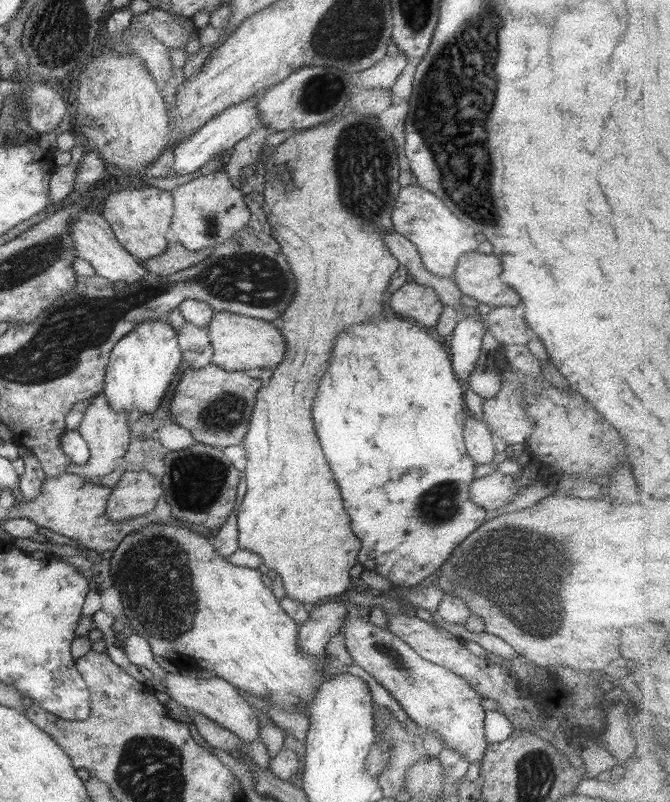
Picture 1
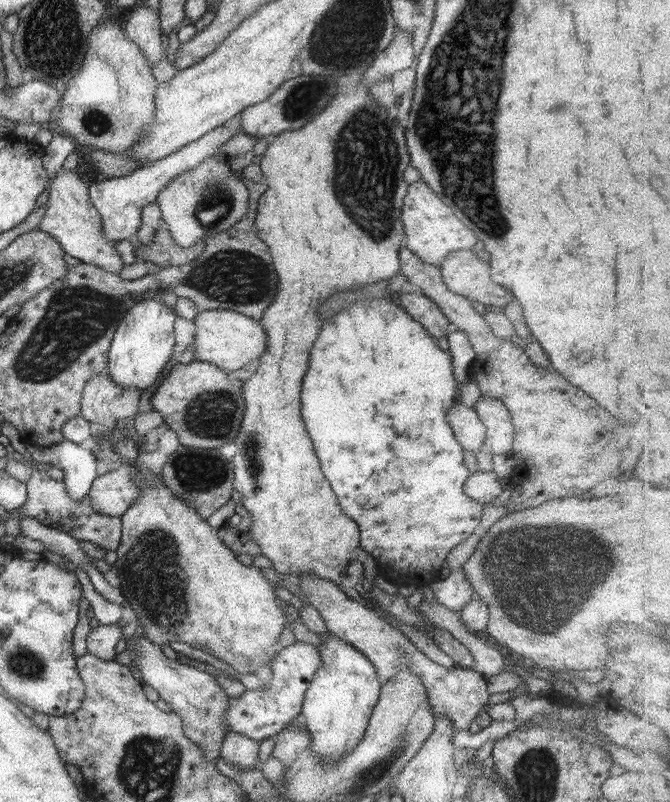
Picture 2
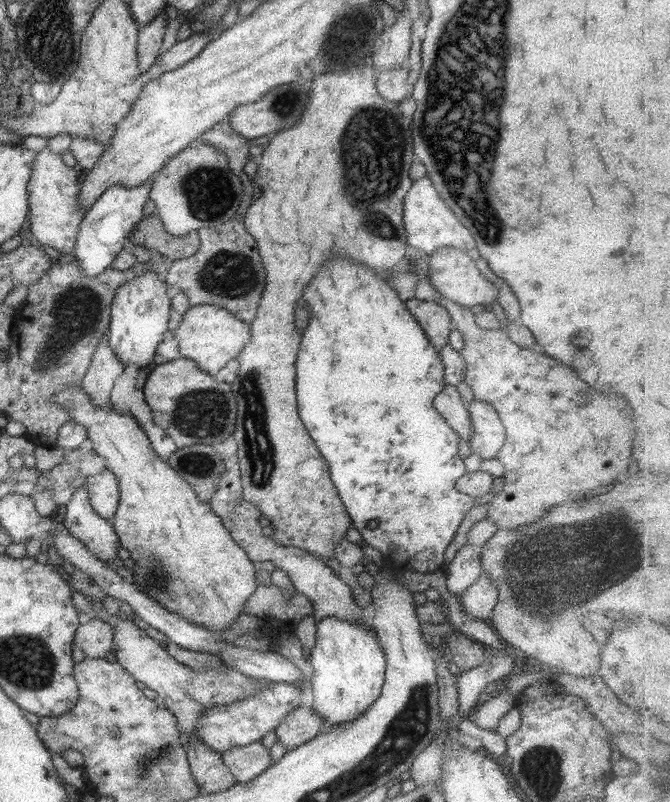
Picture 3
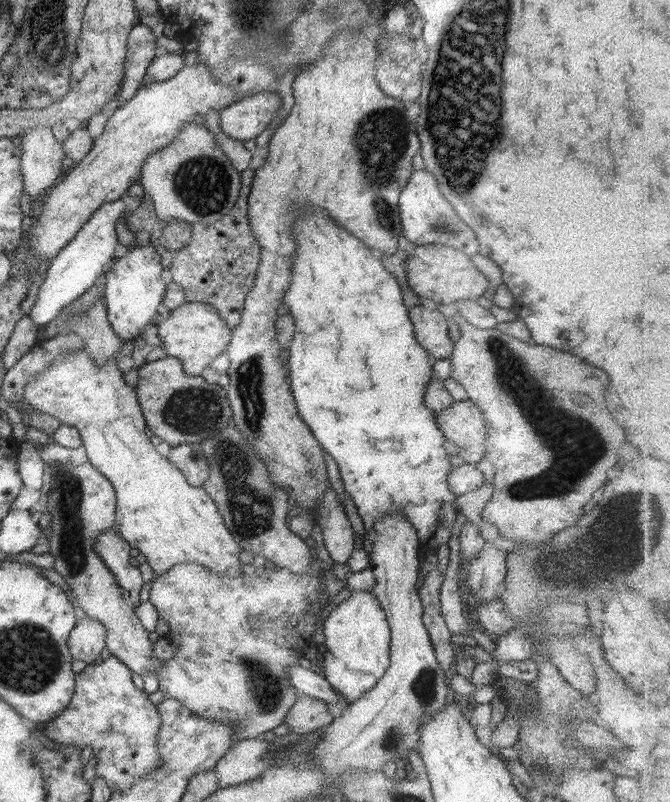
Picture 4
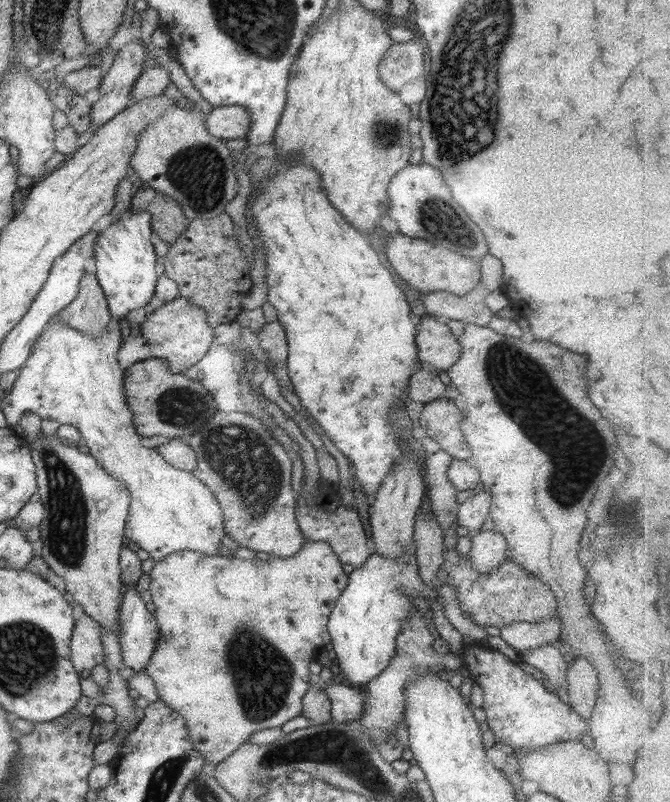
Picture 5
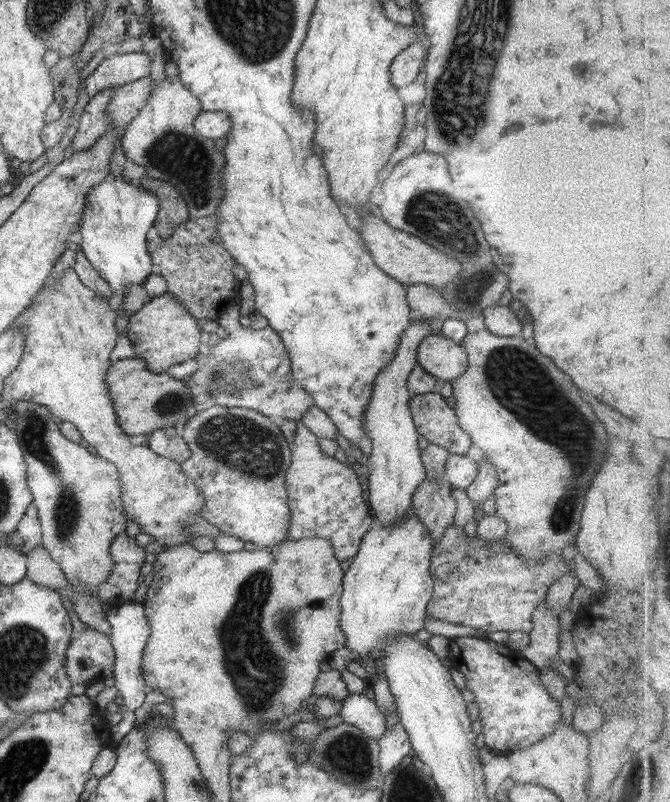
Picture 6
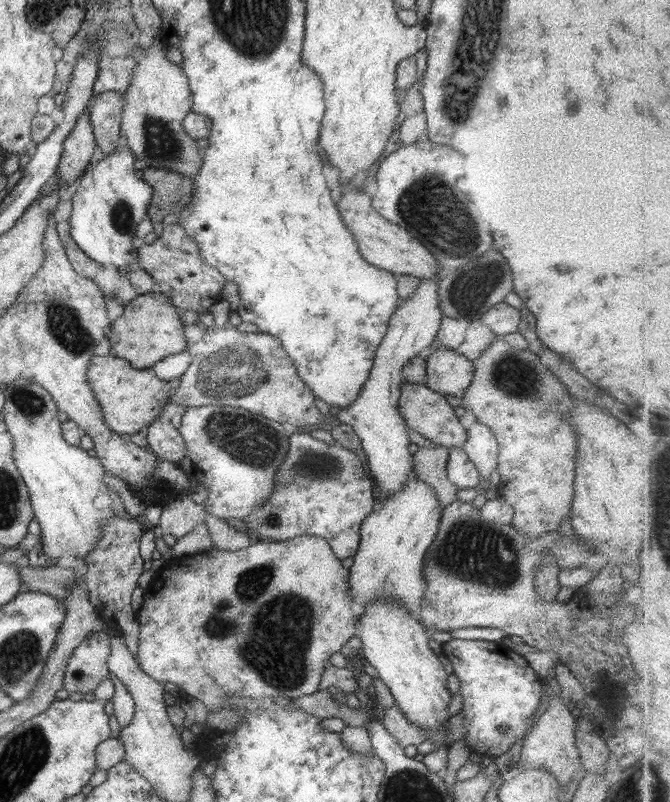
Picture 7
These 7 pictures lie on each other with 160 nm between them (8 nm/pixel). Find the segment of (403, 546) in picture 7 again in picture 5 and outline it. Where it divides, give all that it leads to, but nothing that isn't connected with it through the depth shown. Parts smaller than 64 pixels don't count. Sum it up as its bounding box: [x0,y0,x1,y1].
[326,544,435,689]

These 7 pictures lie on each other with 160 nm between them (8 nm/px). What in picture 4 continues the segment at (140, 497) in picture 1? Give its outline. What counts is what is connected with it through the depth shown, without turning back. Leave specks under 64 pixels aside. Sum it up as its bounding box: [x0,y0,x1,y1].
[45,460,162,677]

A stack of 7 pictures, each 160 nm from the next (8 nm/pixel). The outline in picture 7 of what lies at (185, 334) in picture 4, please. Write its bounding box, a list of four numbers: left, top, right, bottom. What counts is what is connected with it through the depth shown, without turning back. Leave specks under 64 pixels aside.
[109,291,189,369]

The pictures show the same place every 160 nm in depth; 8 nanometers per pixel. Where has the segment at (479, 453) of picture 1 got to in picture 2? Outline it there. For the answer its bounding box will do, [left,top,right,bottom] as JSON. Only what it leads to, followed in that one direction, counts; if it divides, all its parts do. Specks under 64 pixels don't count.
[446,400,486,454]

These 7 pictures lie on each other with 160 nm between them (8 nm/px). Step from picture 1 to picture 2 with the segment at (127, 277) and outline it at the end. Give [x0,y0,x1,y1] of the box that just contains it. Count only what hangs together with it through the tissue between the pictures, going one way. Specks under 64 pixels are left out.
[37,170,124,274]

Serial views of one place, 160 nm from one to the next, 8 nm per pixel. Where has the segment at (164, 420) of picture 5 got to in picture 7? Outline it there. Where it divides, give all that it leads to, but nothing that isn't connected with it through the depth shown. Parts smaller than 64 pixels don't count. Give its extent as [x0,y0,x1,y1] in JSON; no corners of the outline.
[87,355,170,435]

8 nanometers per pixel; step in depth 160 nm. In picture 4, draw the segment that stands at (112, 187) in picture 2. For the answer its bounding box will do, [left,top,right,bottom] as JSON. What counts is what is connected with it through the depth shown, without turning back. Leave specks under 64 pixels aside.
[27,196,129,328]

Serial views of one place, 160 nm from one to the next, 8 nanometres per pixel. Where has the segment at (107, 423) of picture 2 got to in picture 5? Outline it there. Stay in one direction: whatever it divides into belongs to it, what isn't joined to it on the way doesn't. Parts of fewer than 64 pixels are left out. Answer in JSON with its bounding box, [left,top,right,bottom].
[56,273,112,337]

